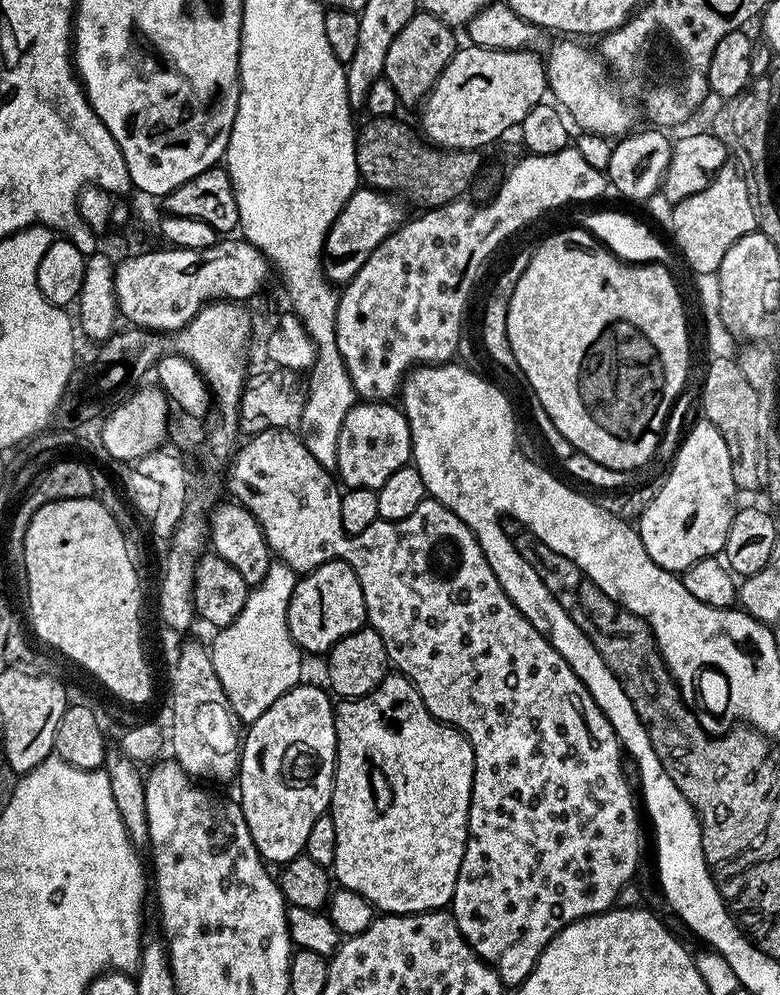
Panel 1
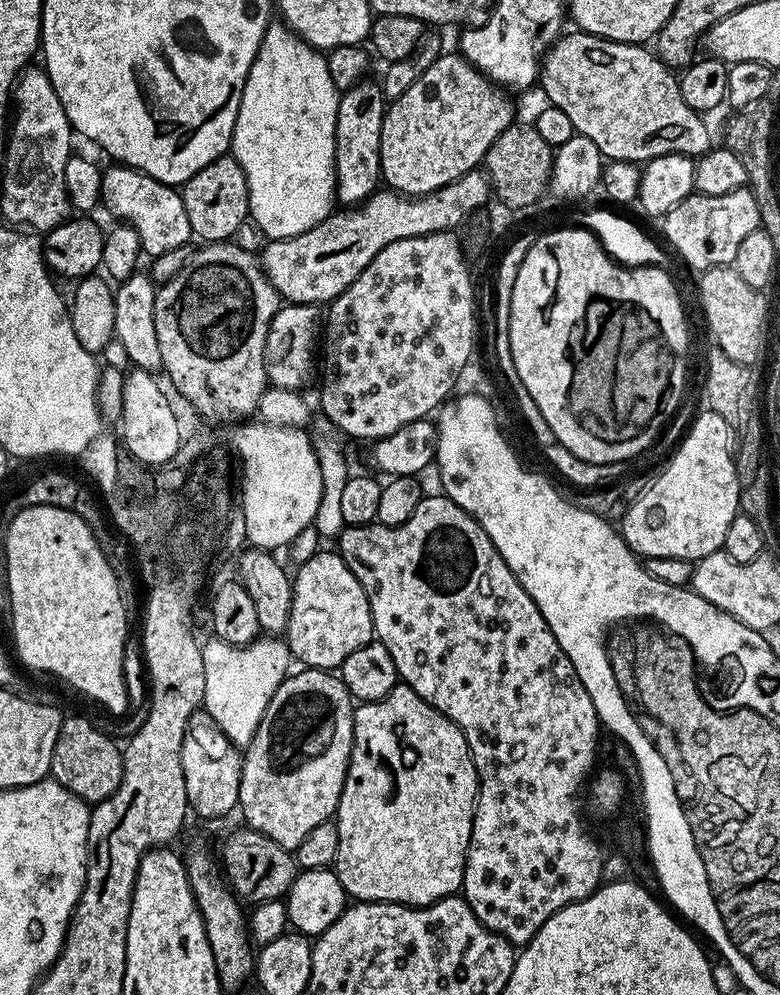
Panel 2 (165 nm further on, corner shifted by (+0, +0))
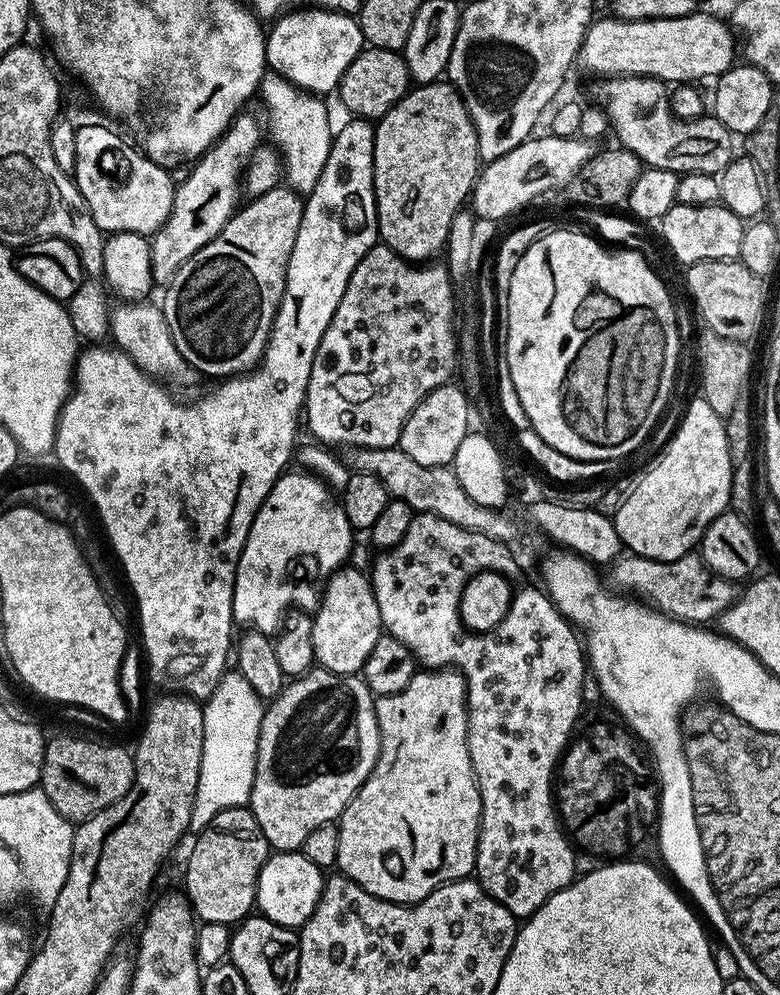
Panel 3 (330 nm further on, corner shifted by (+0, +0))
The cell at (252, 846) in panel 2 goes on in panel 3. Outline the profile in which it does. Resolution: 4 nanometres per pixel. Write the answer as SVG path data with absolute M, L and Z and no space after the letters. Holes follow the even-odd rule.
M246 806L220 811L195 839L184 872L183 888L193 915L201 923L235 925L255 907L258 874L272 852L269 842Z

